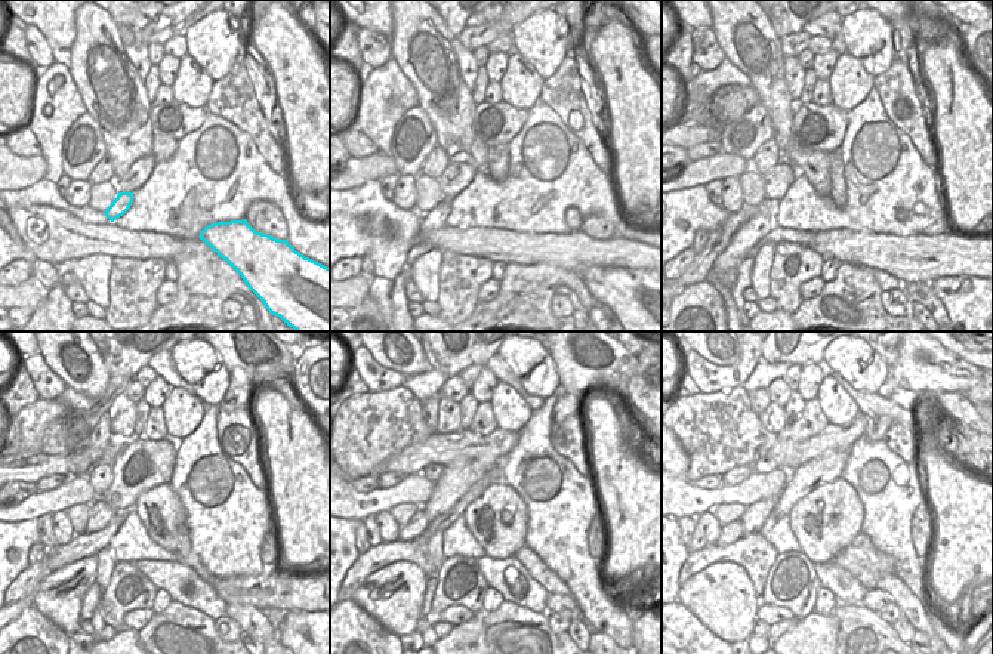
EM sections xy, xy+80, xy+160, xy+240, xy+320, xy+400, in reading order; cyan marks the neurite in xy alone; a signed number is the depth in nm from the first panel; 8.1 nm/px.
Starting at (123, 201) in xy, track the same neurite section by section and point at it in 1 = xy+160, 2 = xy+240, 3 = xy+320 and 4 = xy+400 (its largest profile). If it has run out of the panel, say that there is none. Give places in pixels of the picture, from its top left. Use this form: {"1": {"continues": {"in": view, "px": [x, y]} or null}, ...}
{"1": {"continues": {"in": "xy+160", "px": [724, 270]}}, "2": {"continues": {"in": "xy+240", "px": [58, 597]}}, "3": {"continues": {"in": "xy+320", "px": [394, 595]}}, "4": {"continues": {"in": "xy+400", "px": [721, 597]}}}

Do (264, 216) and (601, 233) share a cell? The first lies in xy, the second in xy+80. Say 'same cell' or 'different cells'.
same cell

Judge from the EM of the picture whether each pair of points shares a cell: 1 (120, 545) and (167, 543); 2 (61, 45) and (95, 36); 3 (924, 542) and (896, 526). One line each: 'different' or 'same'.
1: different
2: different
3: different

